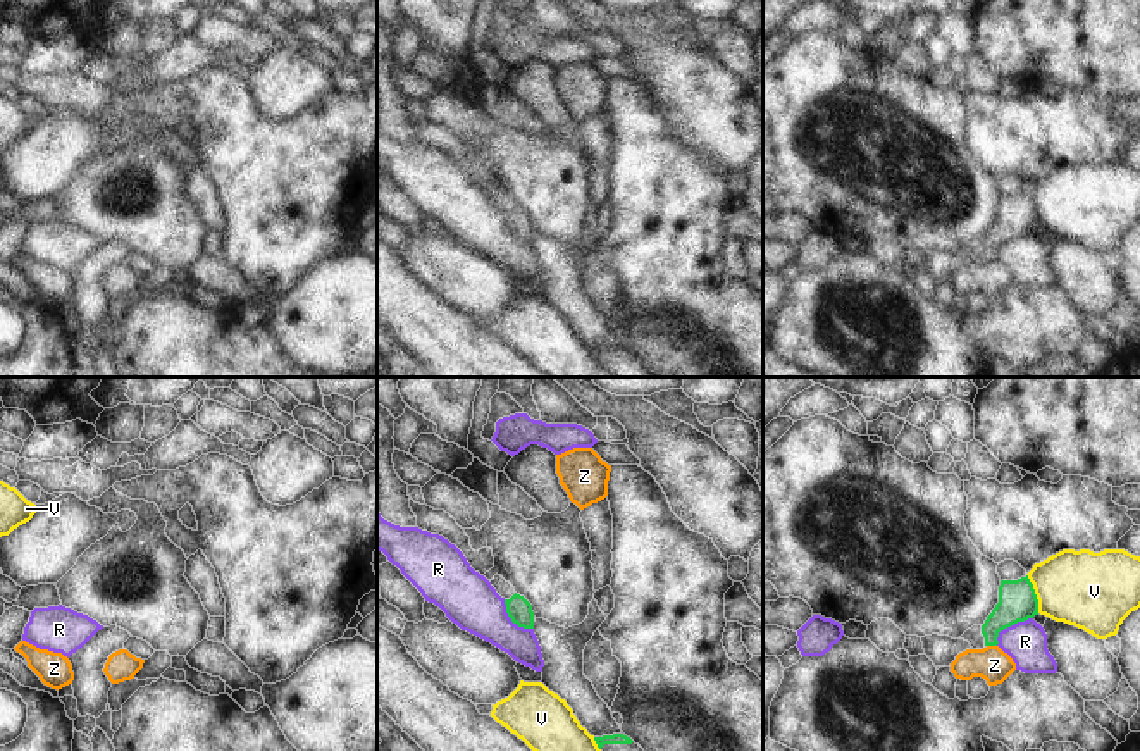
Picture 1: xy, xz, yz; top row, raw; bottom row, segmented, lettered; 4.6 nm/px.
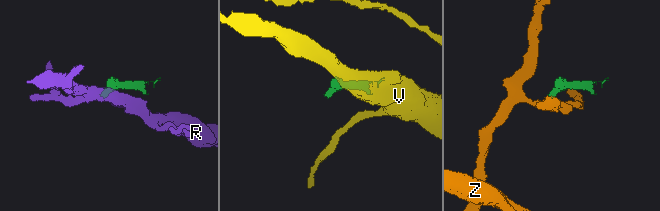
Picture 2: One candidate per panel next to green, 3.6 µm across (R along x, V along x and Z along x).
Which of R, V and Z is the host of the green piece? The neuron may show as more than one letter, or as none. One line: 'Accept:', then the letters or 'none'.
Accept: none

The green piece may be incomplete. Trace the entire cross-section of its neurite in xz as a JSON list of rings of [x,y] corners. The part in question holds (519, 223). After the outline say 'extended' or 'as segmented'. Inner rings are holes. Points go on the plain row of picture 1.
[[[496,188],[489,196],[505,214],[506,227],[511,236],[524,243],[534,243],[532,219],[524,210],[517,208],[515,202],[501,189]]]; extended

